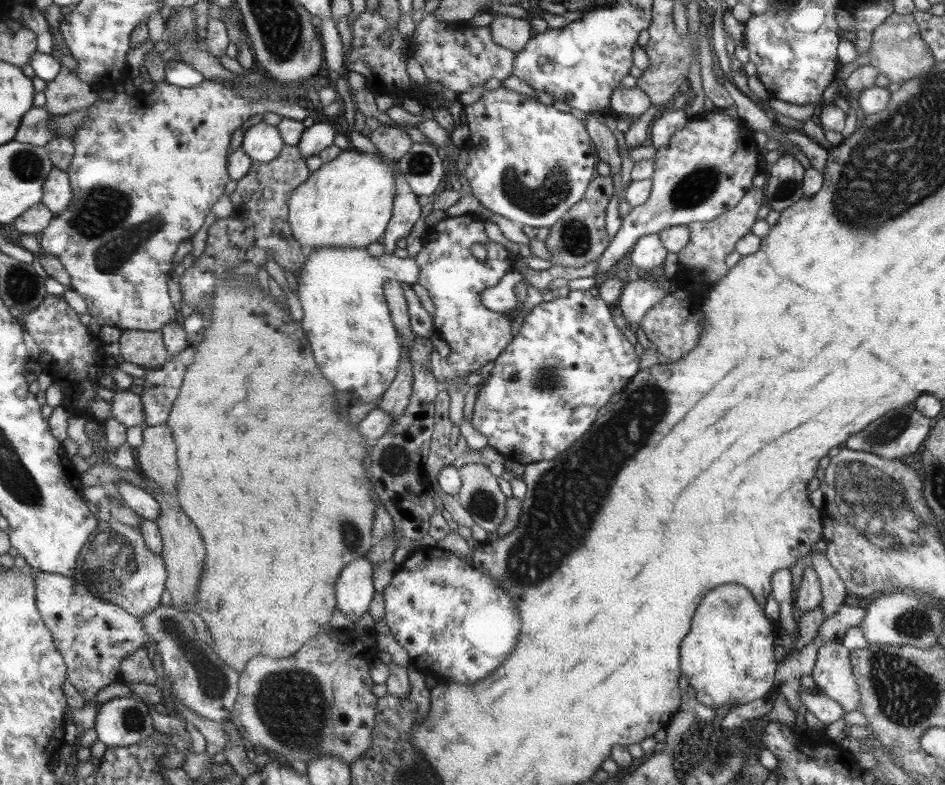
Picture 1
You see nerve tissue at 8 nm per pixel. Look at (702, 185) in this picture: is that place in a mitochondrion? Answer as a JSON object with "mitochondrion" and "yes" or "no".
{"mitochondrion":"yes"}

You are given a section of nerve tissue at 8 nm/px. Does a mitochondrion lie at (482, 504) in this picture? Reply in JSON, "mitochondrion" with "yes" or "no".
{"mitochondrion":"yes"}

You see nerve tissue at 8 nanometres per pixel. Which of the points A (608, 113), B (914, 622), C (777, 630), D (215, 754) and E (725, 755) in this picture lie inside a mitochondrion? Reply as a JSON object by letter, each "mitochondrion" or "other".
{"A":"other","B":"mitochondrion","C":"other","D":"other","E":"mitochondrion"}

